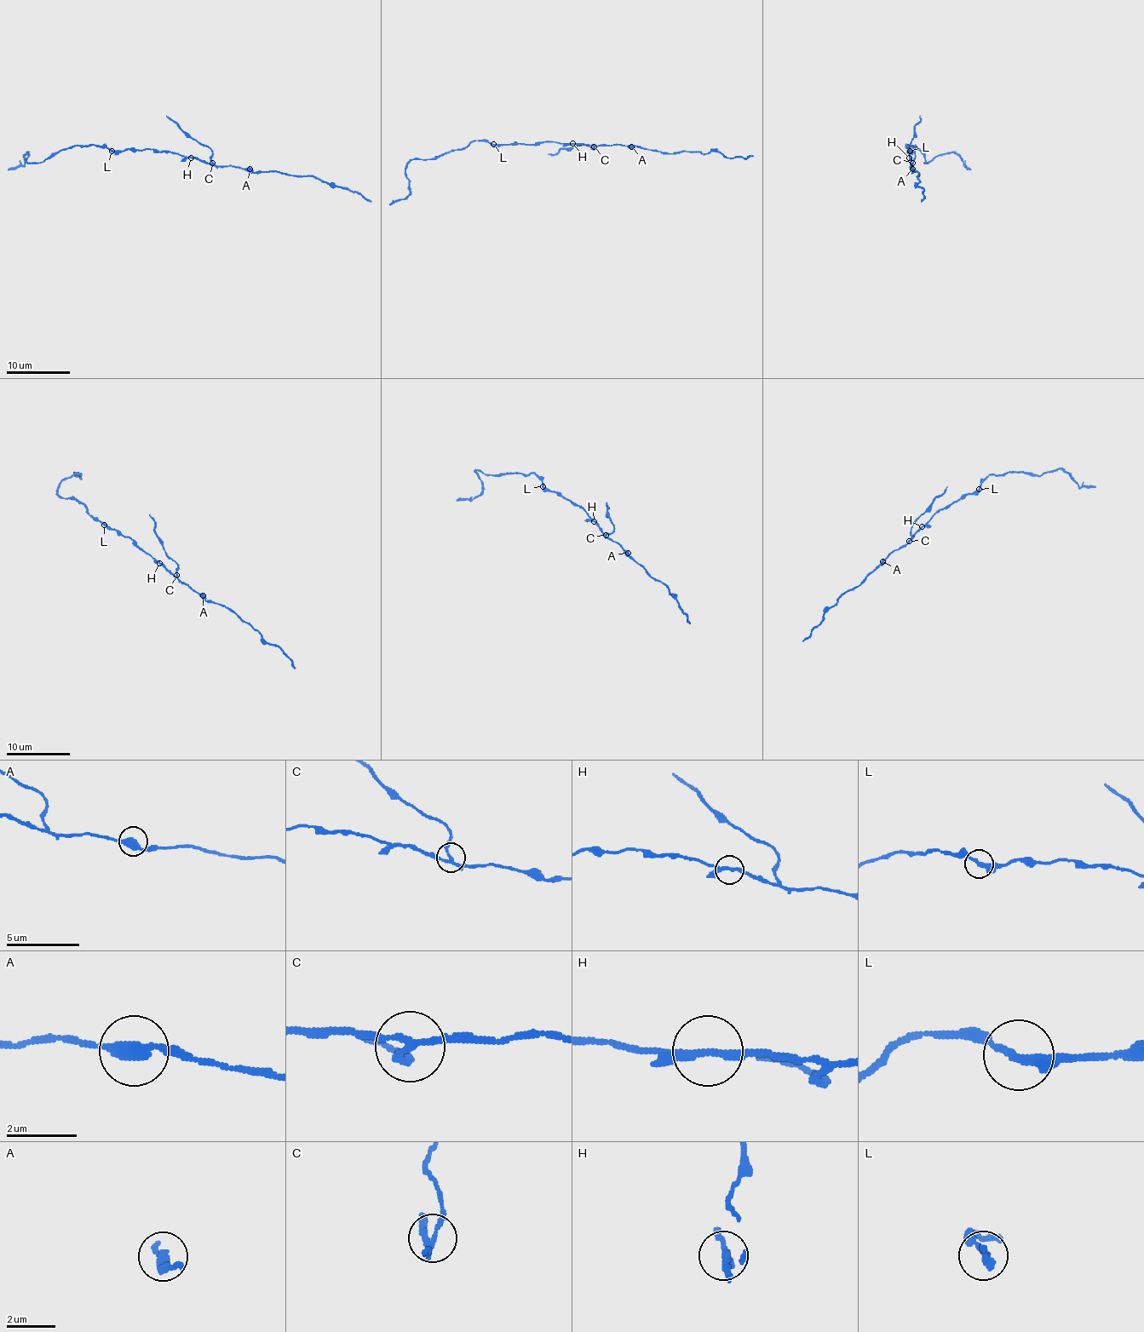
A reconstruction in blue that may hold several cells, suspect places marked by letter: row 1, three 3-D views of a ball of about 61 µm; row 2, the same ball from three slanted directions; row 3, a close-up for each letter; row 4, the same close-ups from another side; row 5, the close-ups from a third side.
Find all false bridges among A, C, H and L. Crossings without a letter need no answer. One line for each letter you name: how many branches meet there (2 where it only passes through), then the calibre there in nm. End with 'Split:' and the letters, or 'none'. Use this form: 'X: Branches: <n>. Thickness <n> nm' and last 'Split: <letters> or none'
C: Branches: 3. Thickness 170 nm
Split: C

